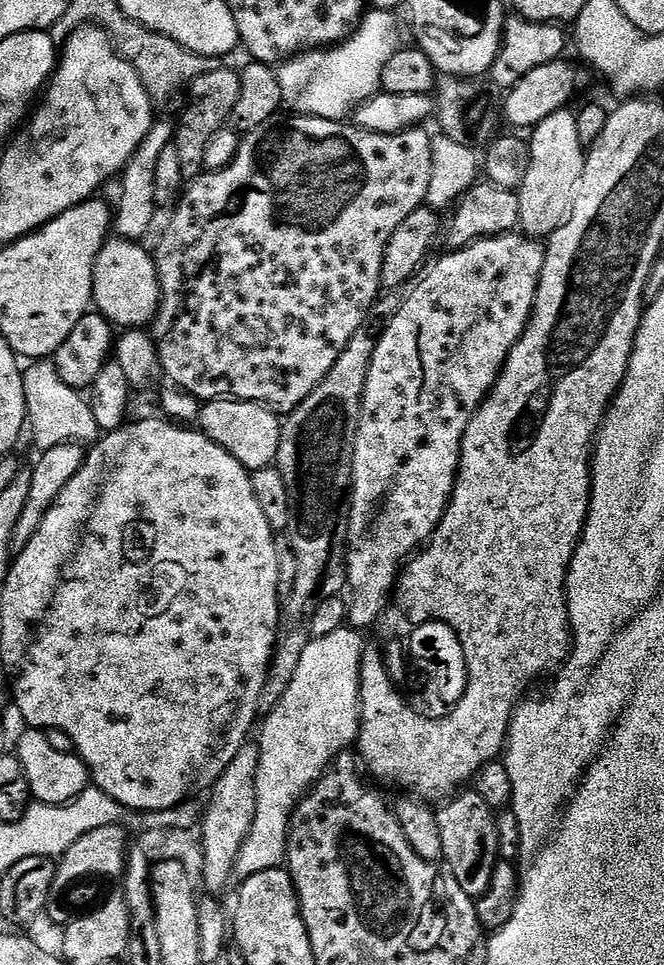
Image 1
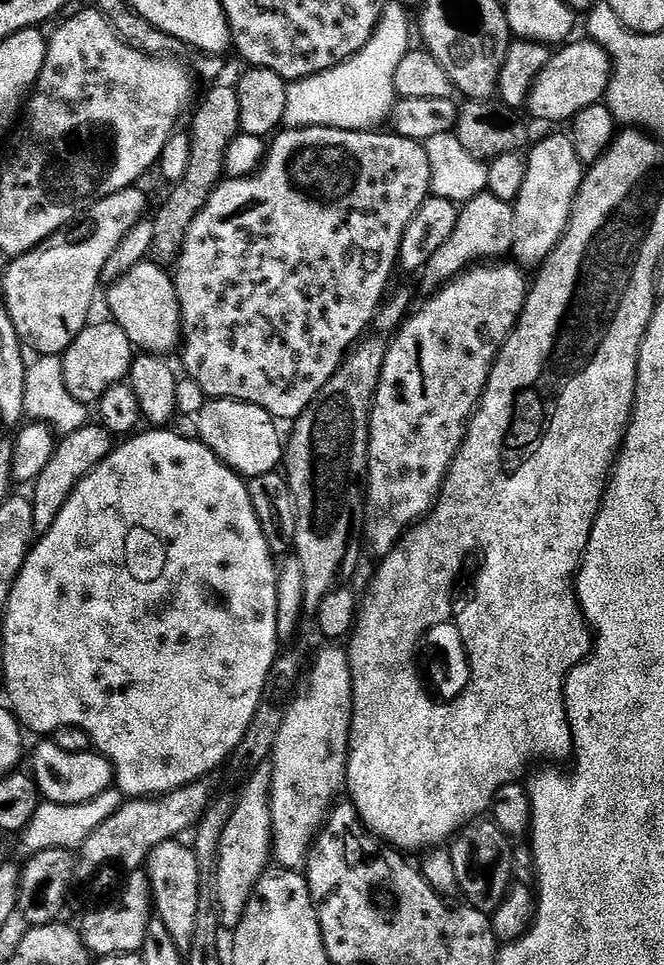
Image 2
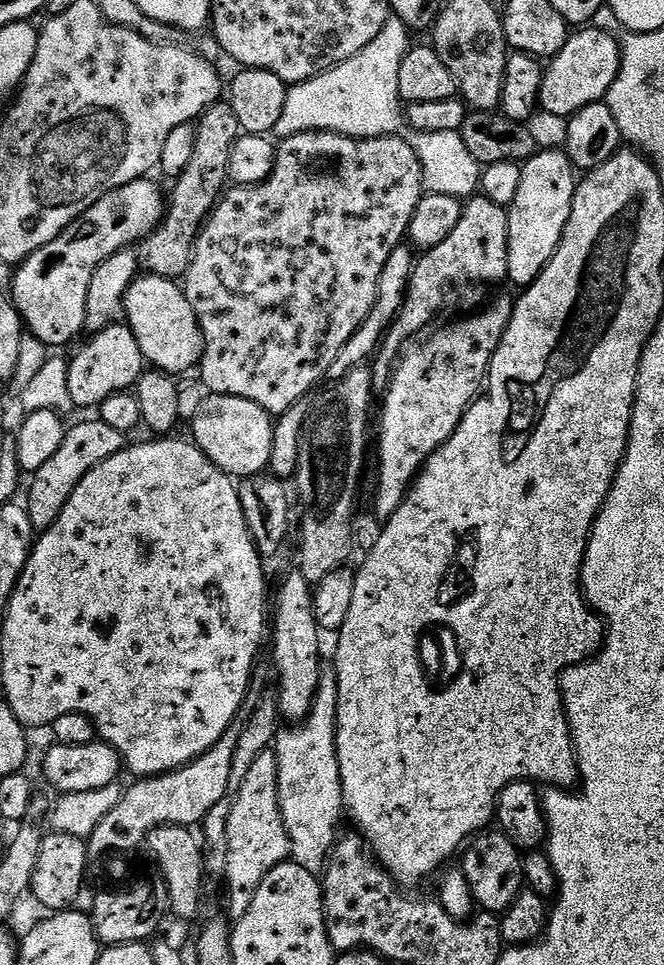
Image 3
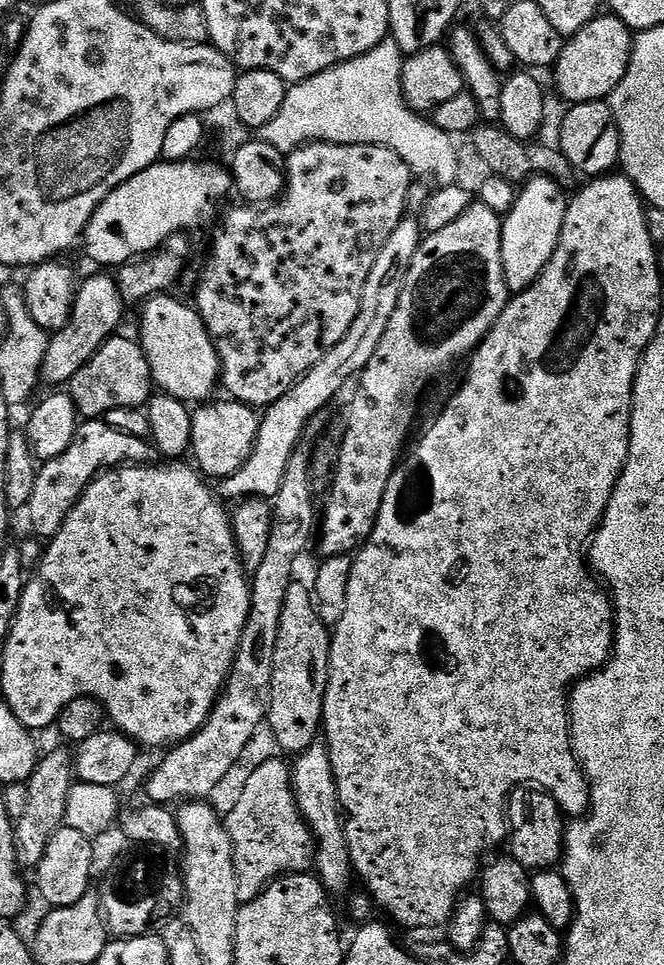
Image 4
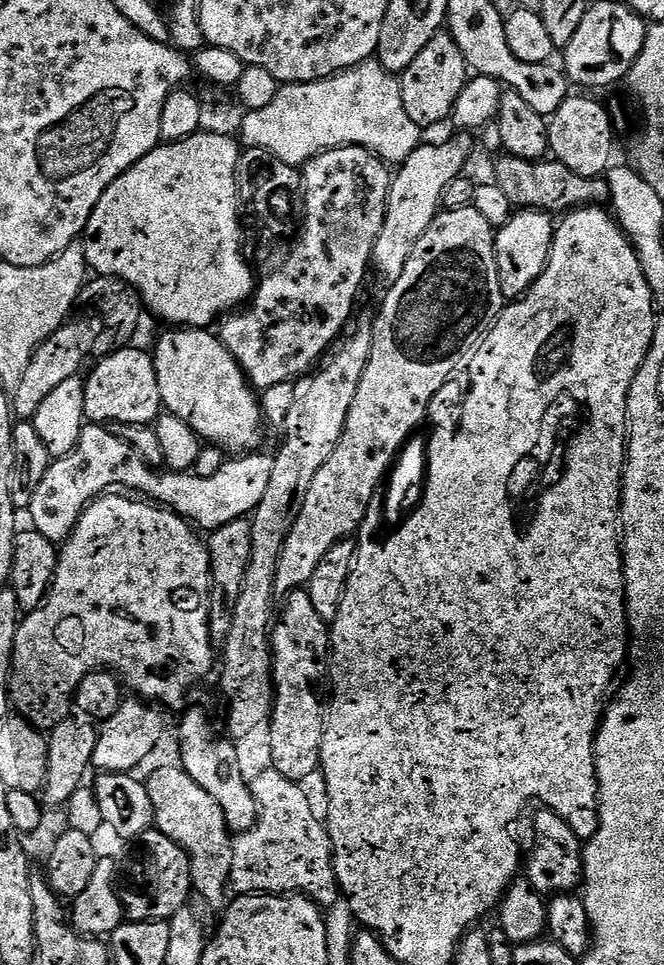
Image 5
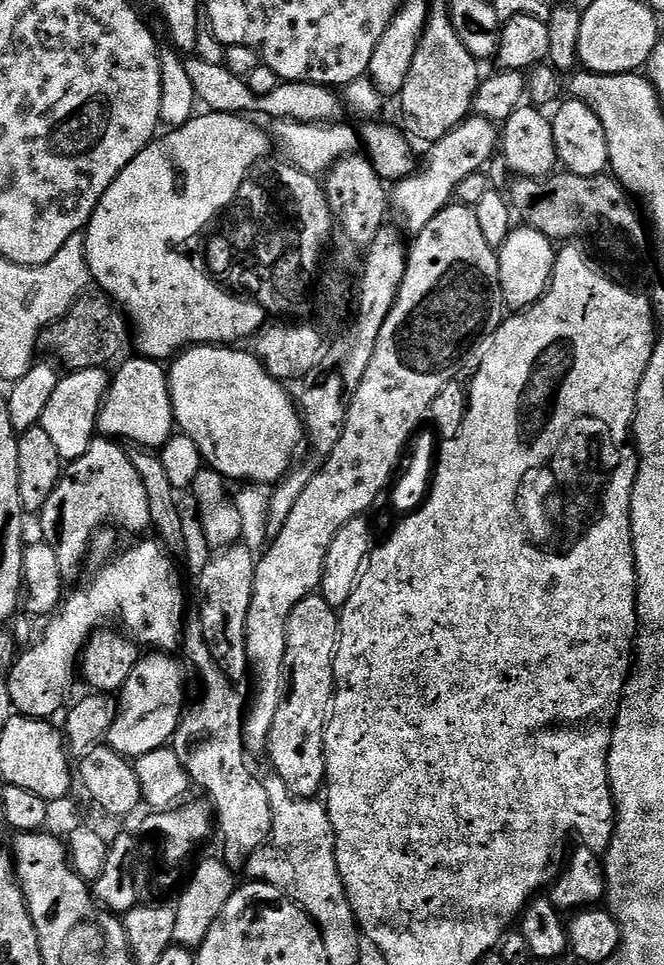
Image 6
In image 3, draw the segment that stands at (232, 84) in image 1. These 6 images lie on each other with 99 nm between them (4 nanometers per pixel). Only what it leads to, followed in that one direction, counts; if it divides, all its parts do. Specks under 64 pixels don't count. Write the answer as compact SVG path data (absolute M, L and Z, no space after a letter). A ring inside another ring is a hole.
M227 101L212 104L197 121L194 150L188 166L179 175L159 226L137 245L138 266L145 275L181 279L192 260L192 251L209 213L216 207L228 184L230 152L241 135L240 124Z

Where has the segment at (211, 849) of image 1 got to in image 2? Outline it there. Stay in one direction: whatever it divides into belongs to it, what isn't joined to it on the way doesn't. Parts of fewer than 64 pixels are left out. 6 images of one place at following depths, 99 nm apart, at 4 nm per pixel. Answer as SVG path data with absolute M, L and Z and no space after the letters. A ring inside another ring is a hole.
M265 762L258 765L243 788L244 797L240 801L235 801L232 816L226 822L225 830L222 831L220 854L217 858L216 898L222 928L235 929L242 918L248 899L256 888L256 883L270 868L272 851L271 763Z

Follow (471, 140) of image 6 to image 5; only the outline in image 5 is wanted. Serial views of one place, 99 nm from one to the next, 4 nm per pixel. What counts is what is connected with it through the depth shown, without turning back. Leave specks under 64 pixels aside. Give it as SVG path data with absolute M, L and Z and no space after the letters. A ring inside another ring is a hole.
M459 142L449 144L422 144L416 152L407 160L393 177L392 192L388 199L387 218L383 224L383 229L379 234L379 240L375 243L375 254L373 256L374 272L380 279L390 283L390 286L397 285L400 281L409 258L412 257L413 250L417 242L426 234L426 230L434 222L434 218L440 215L442 205L446 200L446 193L450 185L462 176L465 171L464 163L468 160L468 148Z

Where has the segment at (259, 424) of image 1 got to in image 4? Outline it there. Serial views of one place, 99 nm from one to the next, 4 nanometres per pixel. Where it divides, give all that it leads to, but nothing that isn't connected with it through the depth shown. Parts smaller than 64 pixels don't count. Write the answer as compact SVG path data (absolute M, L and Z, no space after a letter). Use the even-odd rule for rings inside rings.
M223 398L220 402L215 400L199 405L192 415L192 455L199 471L207 477L223 477L229 471L236 471L241 463L248 459L256 444L257 430L259 428L259 415L255 409L240 401Z

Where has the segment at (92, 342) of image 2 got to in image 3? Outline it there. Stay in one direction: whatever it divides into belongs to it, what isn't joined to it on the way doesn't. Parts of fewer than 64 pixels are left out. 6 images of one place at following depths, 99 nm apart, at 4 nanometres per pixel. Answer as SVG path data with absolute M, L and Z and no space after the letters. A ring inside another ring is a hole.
M117 322L100 332L91 333L89 340L76 352L76 357L69 359L69 392L73 405L79 408L99 409L106 398L119 392L135 389L140 377L146 371L146 361L127 323Z

